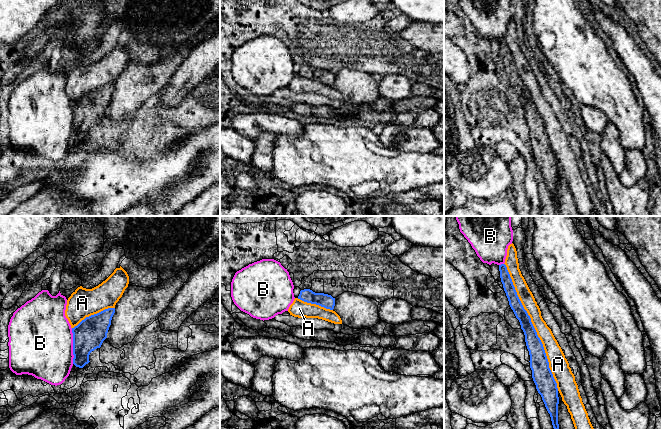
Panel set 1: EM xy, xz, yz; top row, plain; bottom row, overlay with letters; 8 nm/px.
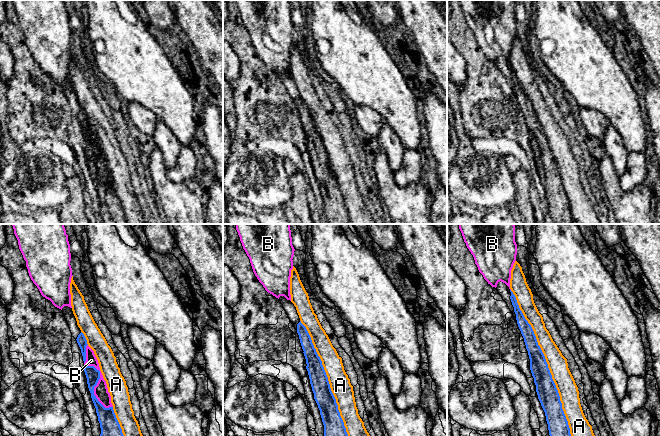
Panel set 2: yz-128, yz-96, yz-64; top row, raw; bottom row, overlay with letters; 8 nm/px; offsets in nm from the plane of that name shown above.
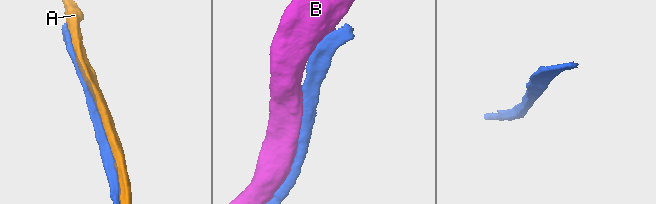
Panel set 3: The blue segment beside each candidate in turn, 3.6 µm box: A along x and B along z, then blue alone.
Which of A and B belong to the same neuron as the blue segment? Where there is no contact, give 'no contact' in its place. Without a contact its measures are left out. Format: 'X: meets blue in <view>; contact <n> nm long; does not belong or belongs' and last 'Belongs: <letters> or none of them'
A: meets blue in yz; contact 1100 nm long; does not belong
B: meets blue in xy; contact 280 nm long; does not belong
Belongs: none of them

